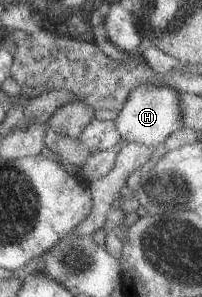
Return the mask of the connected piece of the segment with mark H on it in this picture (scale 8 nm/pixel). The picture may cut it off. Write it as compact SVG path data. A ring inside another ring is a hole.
M143 84L130 93L121 111L114 120L115 130L128 143L137 143L147 148L157 147L175 131L183 127L179 92L170 87L155 87Z

